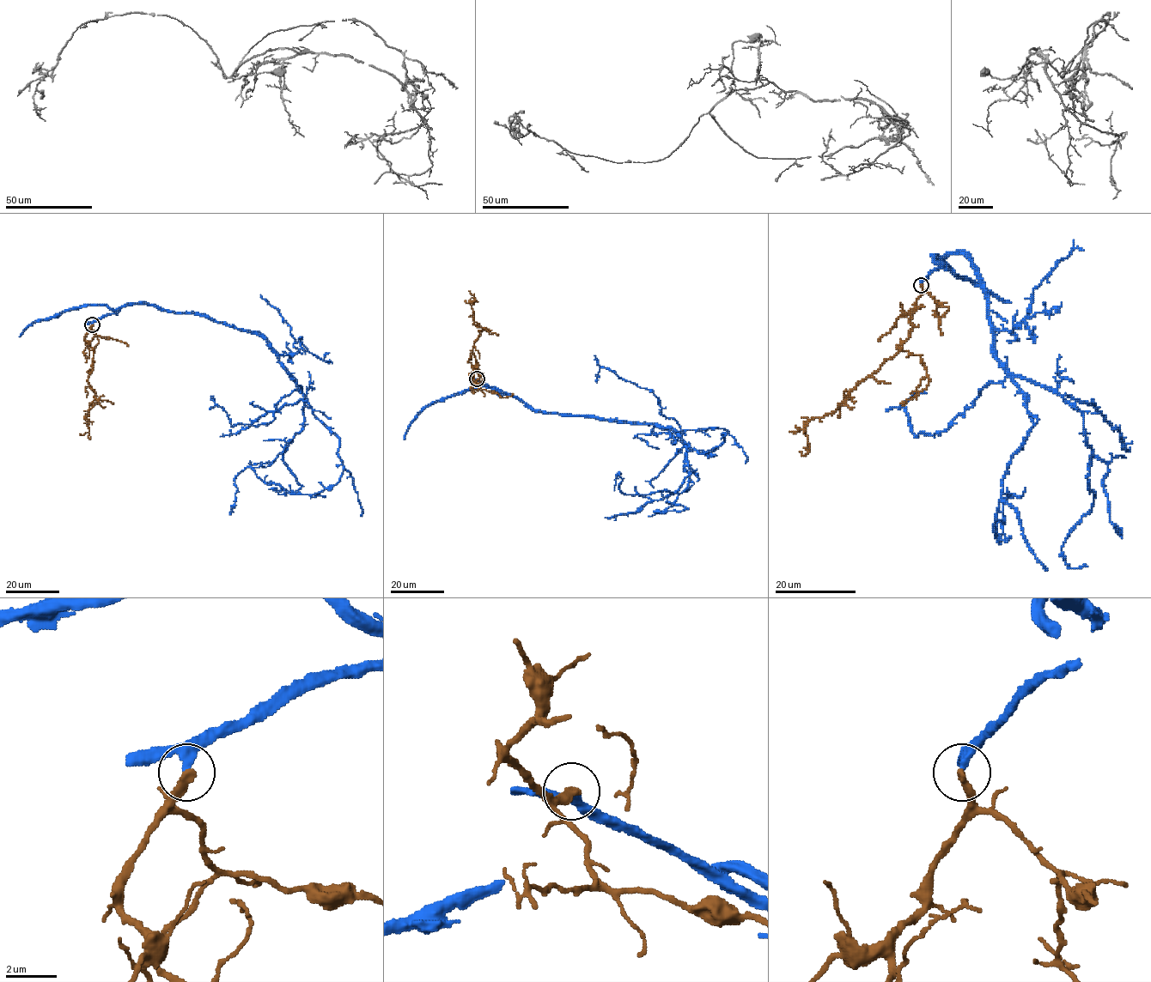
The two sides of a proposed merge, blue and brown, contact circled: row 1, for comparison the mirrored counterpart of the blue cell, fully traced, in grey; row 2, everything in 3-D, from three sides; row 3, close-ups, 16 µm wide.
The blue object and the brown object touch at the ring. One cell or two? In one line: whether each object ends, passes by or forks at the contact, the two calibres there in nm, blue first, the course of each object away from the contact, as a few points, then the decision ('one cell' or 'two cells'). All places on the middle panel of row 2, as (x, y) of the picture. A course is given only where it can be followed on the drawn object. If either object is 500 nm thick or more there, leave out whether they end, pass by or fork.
blue passes by; brown ends; calibres 240 and 320 nm; course blue (477, 378), (532, 409), (670, 427), (700, 453), (718, 447), (728, 432), (715, 428), (636, 434), (659, 449); course brown (477, 378), (470, 375), (479, 372), (472, 347), (482, 328), (473, 320), (470, 302), (473, 305), (476, 298); one cell

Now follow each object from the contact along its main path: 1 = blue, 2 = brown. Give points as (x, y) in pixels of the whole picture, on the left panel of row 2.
1: (92, 324), (148, 304), (257, 331), (339, 439), (344, 470), (335, 484), (293, 494), (252, 469), (274, 461)
2: (92, 324), (85, 336), (94, 351), (88, 384), (97, 403), (85, 417), (88, 437), (91, 437)

